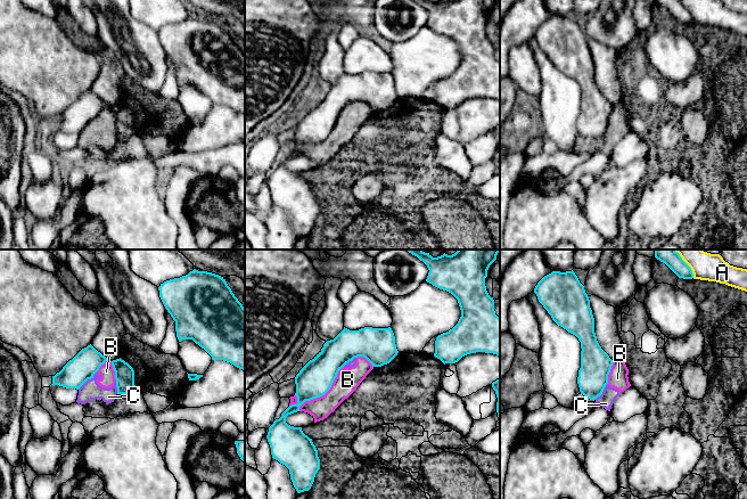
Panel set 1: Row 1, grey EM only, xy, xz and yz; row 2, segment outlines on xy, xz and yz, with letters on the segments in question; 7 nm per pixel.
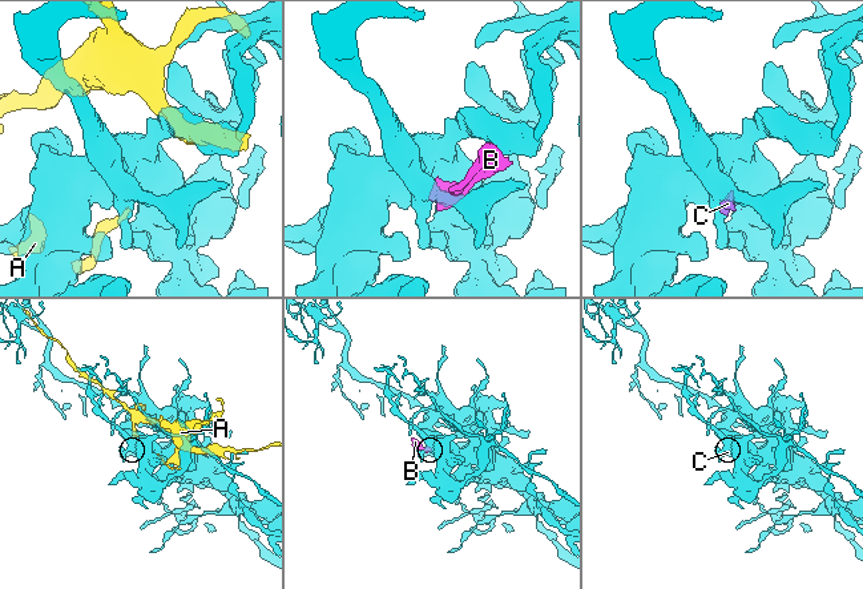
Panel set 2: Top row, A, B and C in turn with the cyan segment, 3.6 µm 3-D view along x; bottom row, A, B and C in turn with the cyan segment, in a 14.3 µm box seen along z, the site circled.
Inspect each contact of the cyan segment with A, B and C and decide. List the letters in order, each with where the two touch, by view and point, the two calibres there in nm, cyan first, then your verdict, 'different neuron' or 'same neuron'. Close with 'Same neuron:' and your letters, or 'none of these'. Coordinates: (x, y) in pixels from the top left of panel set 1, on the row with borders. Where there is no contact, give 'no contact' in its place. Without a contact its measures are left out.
A: meets cyan in yz at (686, 263); 140 nm thick on the cyan side, 190 nm on the other; different neuron
B: meets cyan in xz at (323, 394); 240 nm thick on the cyan side, 170 nm on the other; different neuron
C: meets cyan in xy at (88, 378); 190 nm thick on the cyan side, 140 nm on the other; different neuron
Same neuron: none of these

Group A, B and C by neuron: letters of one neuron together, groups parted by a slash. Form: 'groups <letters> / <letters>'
groups A / B C

